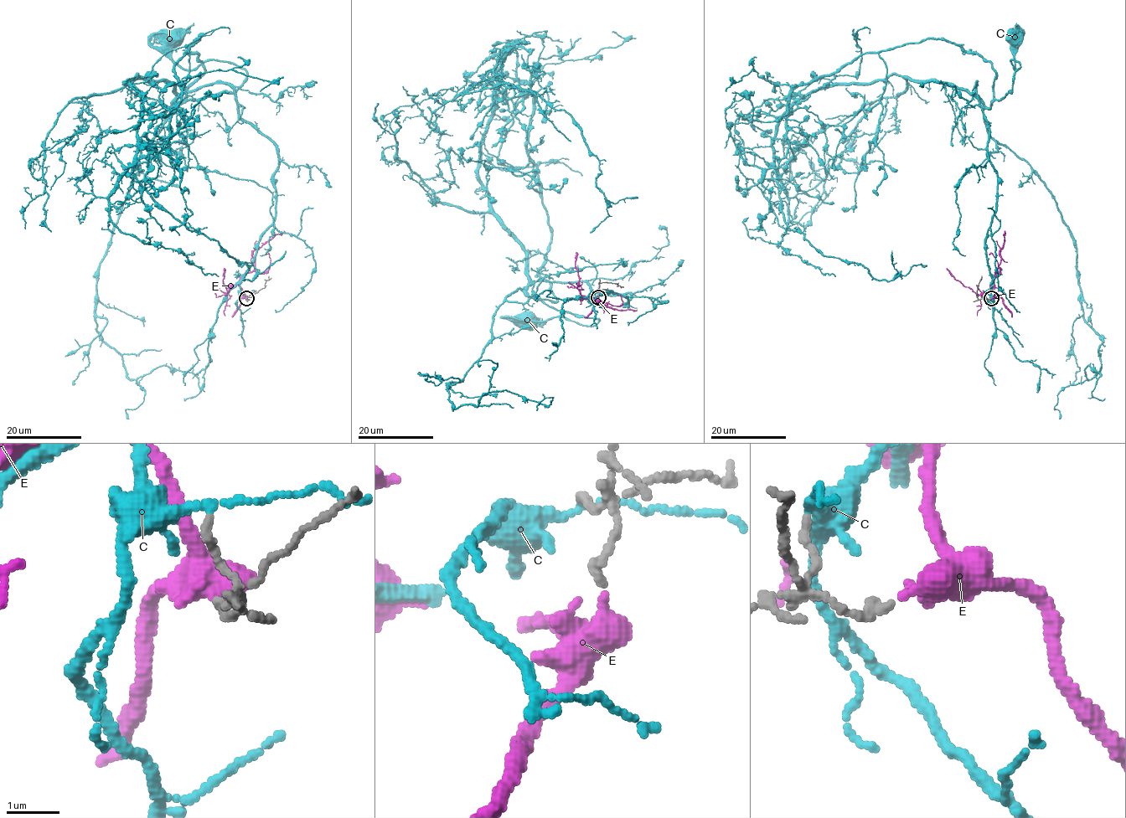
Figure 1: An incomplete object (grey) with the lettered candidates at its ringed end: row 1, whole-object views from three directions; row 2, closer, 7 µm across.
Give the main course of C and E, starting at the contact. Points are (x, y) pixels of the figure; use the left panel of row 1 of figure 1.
C: (245, 291), (276, 146), (229, 85), (174, 107), (246, 74), (183, 70), (174, 37)
E: (246, 298), (239, 280), (254, 269), (255, 259), (252, 253), (284, 231)

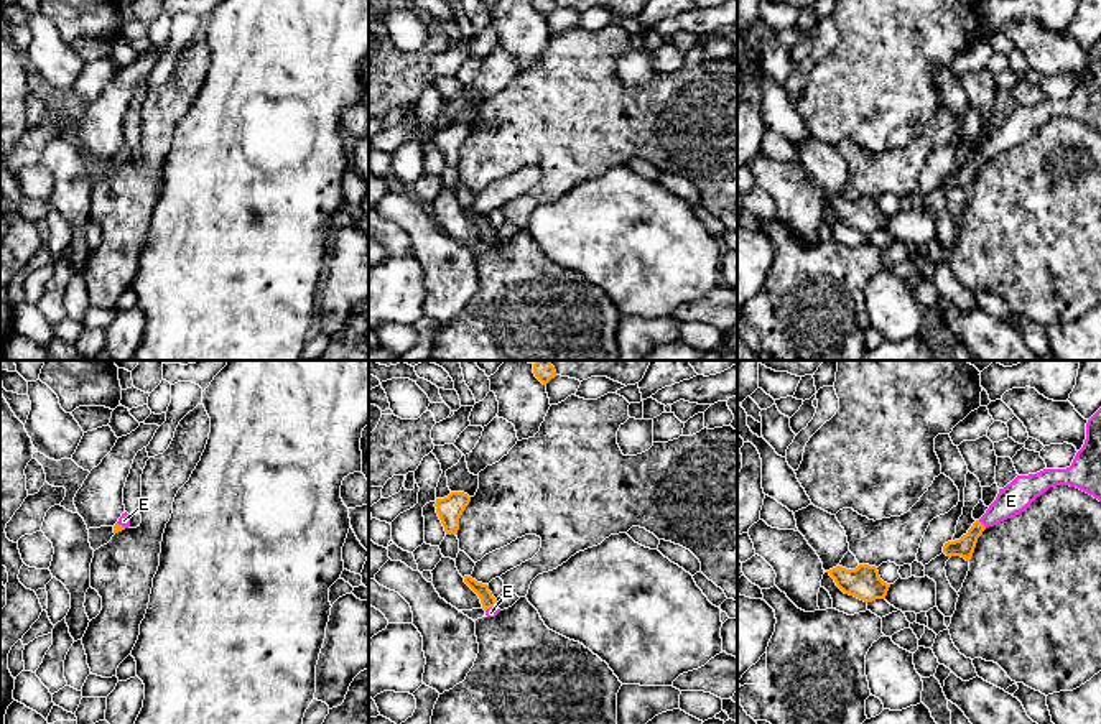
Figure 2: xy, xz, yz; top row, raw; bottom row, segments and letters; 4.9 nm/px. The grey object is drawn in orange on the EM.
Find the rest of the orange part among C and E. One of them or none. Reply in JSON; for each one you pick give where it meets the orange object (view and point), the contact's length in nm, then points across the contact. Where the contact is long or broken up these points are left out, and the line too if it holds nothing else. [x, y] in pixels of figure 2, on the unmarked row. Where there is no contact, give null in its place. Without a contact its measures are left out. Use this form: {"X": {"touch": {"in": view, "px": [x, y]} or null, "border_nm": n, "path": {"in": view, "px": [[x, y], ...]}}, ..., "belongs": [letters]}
{"E": {"touch": {"in": "yz", "px": [981, 155]}, "border_nm": 60, "path": {"in": "yz", "px": [[965, 178], [981, 155], [1011, 132]]}}, "belongs": ["E"]}

